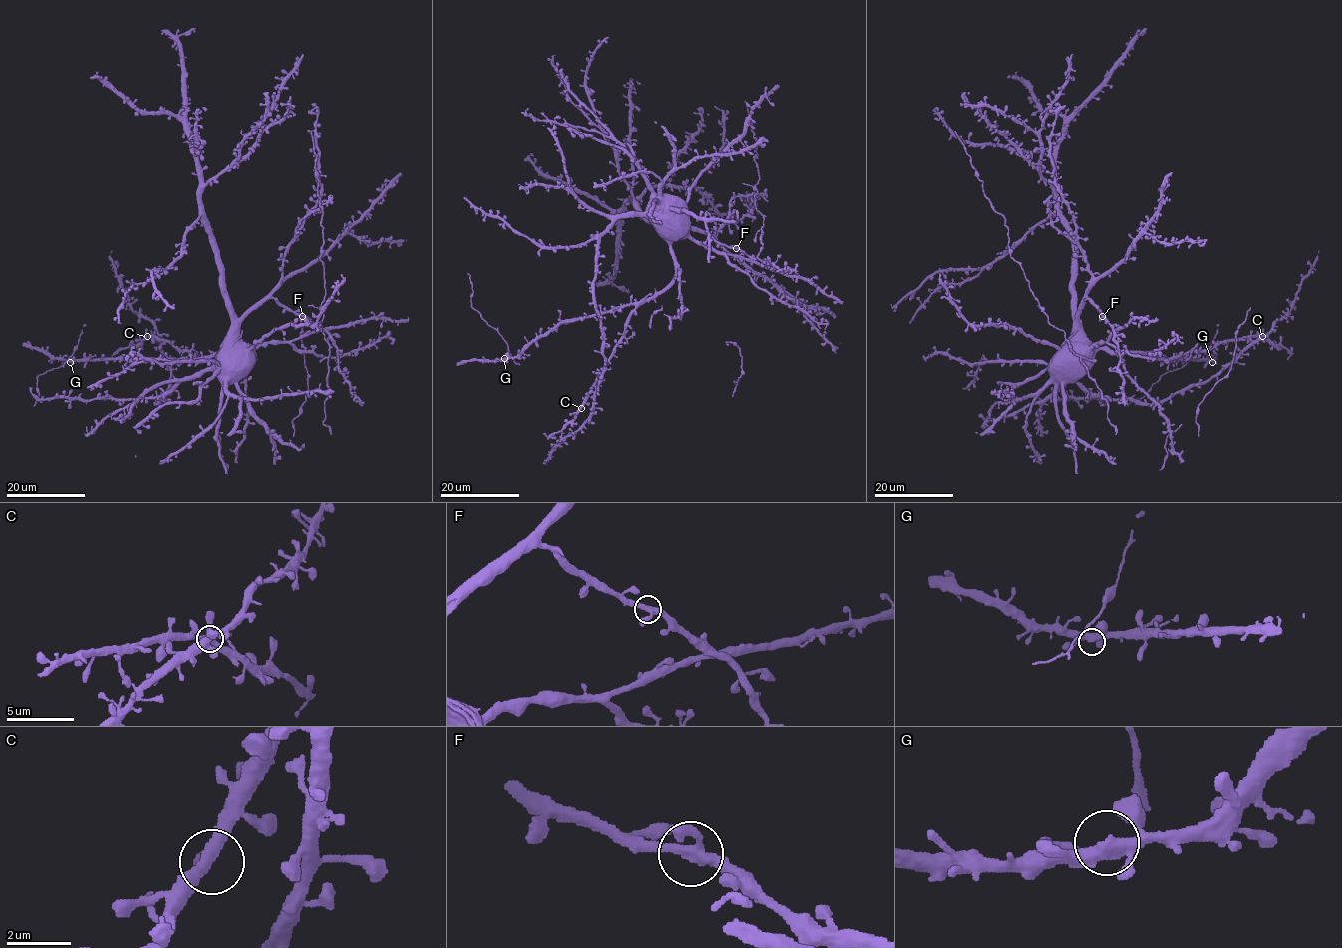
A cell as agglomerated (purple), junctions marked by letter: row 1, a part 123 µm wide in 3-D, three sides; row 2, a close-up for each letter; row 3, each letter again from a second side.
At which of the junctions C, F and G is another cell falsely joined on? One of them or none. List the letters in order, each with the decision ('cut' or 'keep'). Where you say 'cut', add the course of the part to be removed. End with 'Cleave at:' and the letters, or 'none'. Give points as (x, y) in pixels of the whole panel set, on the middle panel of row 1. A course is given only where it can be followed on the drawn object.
C: keep
F: keep
G: keep
Cleave at: none

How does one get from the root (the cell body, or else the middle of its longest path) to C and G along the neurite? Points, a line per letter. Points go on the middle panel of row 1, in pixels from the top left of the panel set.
C: (728, 246), (707, 233), (672, 226), (675, 276), (632, 312), (623, 338), (581, 408)
G: (728, 246), (707, 233), (673, 225), (675, 276), (664, 288), (609, 311), (560, 321), (516, 356), (504, 358)

